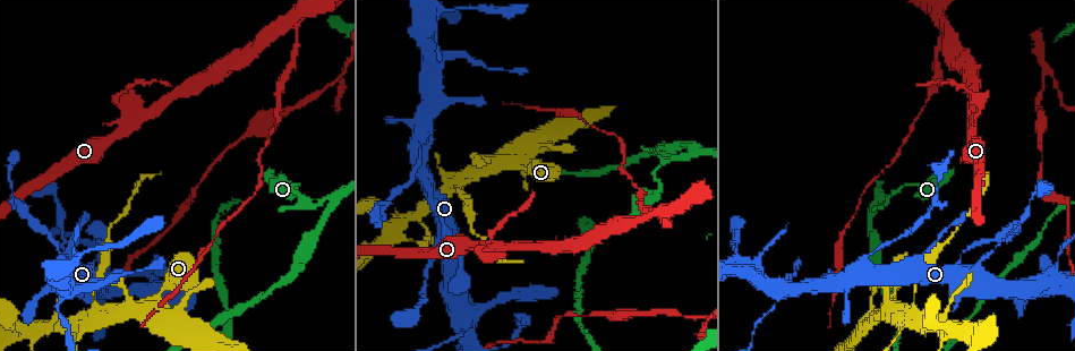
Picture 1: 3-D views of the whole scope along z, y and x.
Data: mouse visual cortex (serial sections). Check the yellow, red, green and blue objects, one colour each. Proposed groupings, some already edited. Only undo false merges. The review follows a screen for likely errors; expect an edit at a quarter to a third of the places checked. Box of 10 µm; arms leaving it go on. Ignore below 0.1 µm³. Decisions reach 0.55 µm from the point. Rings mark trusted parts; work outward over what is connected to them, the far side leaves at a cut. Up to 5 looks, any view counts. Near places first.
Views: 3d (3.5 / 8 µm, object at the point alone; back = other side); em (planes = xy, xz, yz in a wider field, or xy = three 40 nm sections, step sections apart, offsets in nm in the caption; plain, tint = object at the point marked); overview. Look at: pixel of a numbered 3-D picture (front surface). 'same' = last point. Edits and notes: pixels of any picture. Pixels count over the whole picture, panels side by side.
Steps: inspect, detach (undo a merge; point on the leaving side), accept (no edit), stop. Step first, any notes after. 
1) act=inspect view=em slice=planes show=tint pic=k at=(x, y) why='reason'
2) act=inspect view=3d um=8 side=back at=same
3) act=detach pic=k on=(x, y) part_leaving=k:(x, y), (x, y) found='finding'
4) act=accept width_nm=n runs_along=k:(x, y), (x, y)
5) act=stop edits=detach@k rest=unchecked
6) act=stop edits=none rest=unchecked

act=inspect view=3d um=3.5 side=back pic=1 at=(970, 127) why='a fork'

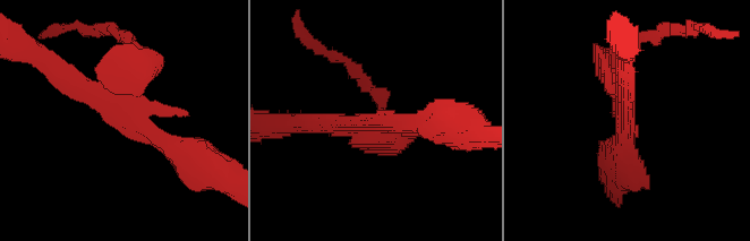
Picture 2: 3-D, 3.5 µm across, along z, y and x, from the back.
act=accept runs_along=2:(202, 163), (77, 83) found='continuous, no second cell'

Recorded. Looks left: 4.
act=inspect view=3d um=3.5 pic=1 at=(152, 303) why='a fork'

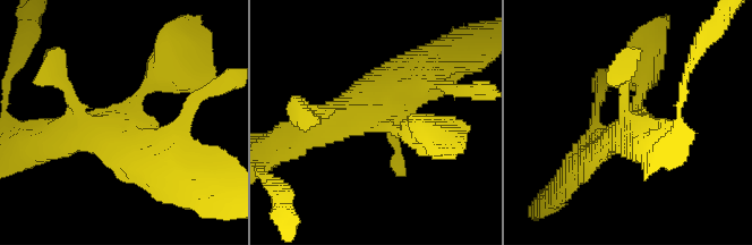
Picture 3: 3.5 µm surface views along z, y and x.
act=inspect view=em slice=xy step=3 show=tint pic=3 at=(380, 121)

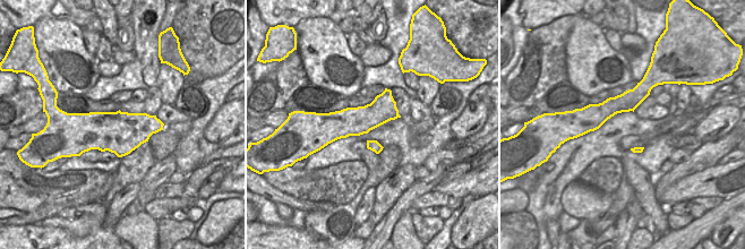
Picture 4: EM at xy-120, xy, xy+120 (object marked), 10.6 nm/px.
act=accept runs_along=3:(174, 57), (114, 126), (59, 136) found='continuous, no second cell'

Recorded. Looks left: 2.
act=stop edits=none rest=unchecked

